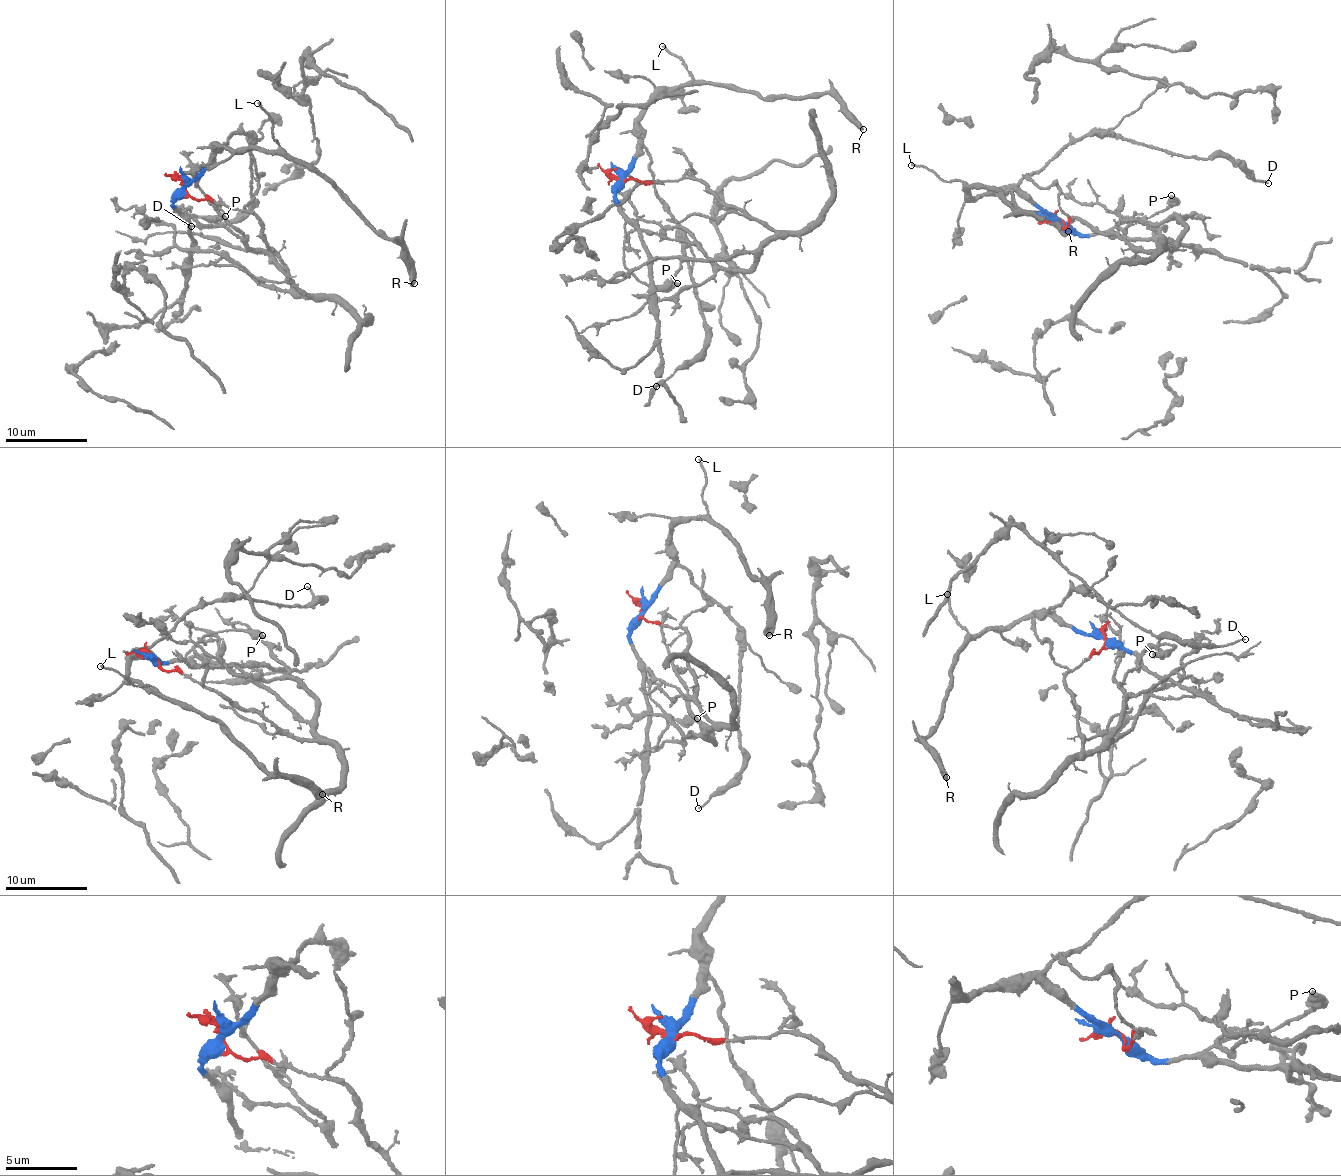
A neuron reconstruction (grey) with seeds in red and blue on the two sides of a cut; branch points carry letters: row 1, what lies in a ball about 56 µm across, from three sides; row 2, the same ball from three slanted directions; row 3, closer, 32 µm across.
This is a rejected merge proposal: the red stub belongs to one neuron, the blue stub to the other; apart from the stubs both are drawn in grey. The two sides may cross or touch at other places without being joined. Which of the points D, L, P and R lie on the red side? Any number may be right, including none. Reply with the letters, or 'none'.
none

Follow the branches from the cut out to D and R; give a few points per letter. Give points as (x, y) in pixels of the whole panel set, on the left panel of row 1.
D: (185, 187), (227, 139), (236, 133), (248, 134), (252, 199), (249, 209), (216, 226), (191, 226)
R: (185, 187), (218, 143), (239, 151), (292, 156), (313, 164), (376, 231), (394, 238), (402, 249), (414, 284)

